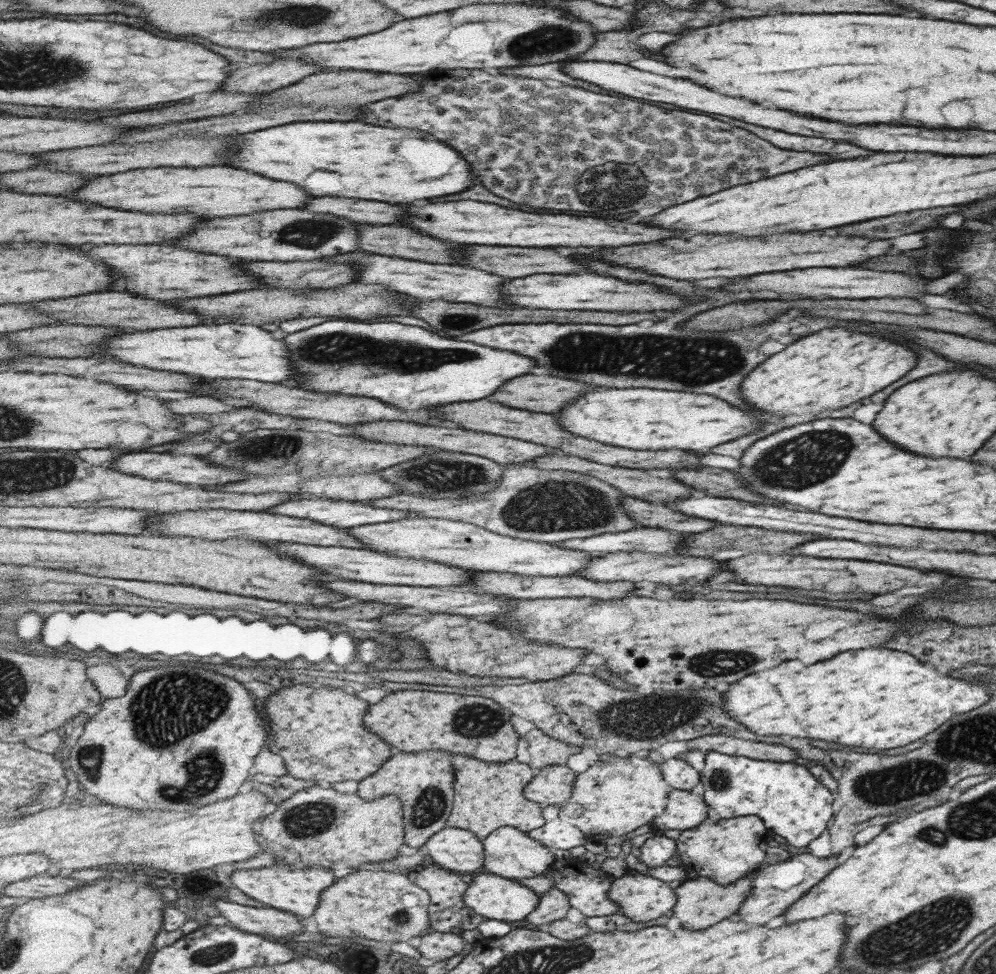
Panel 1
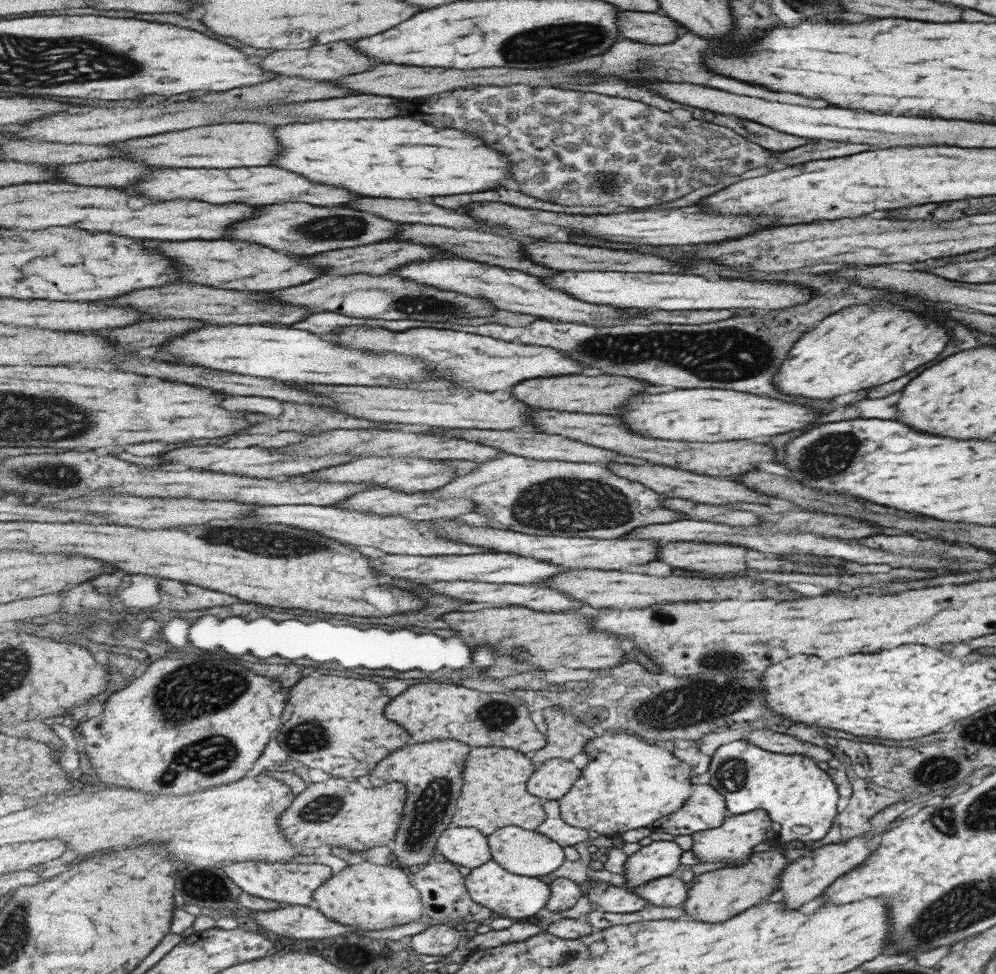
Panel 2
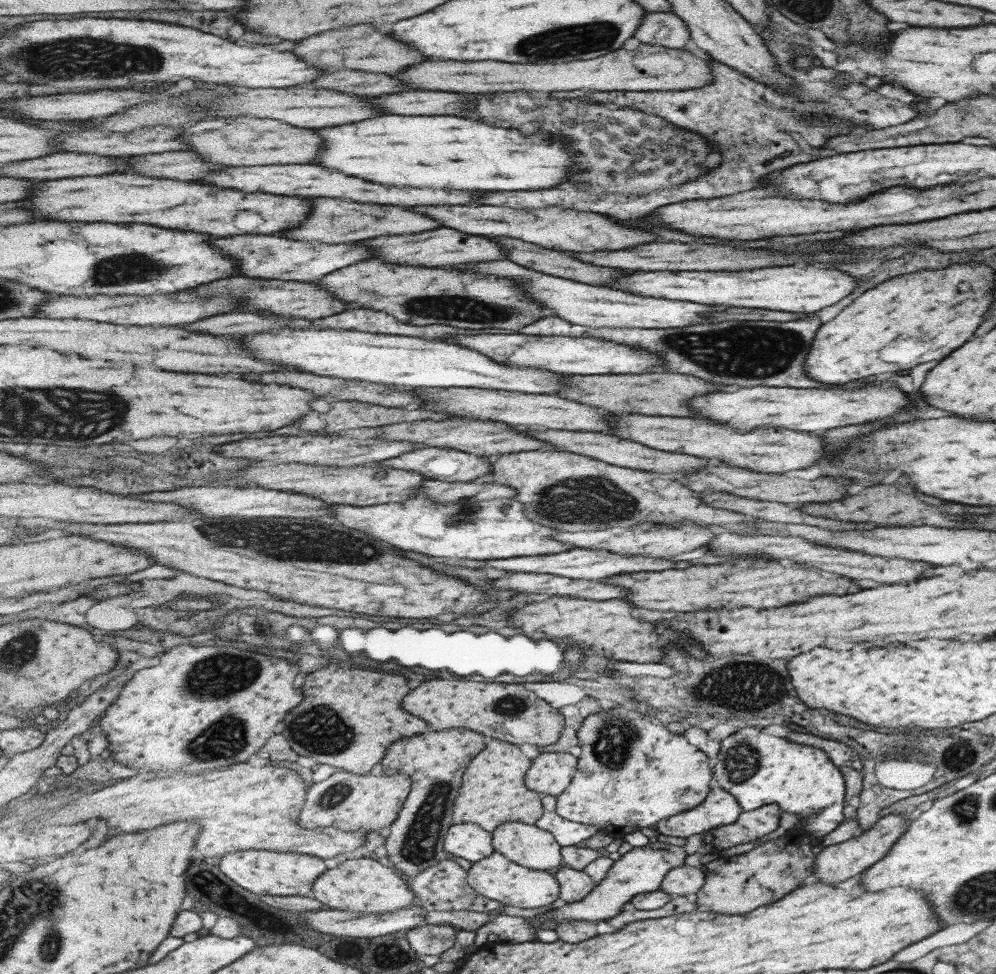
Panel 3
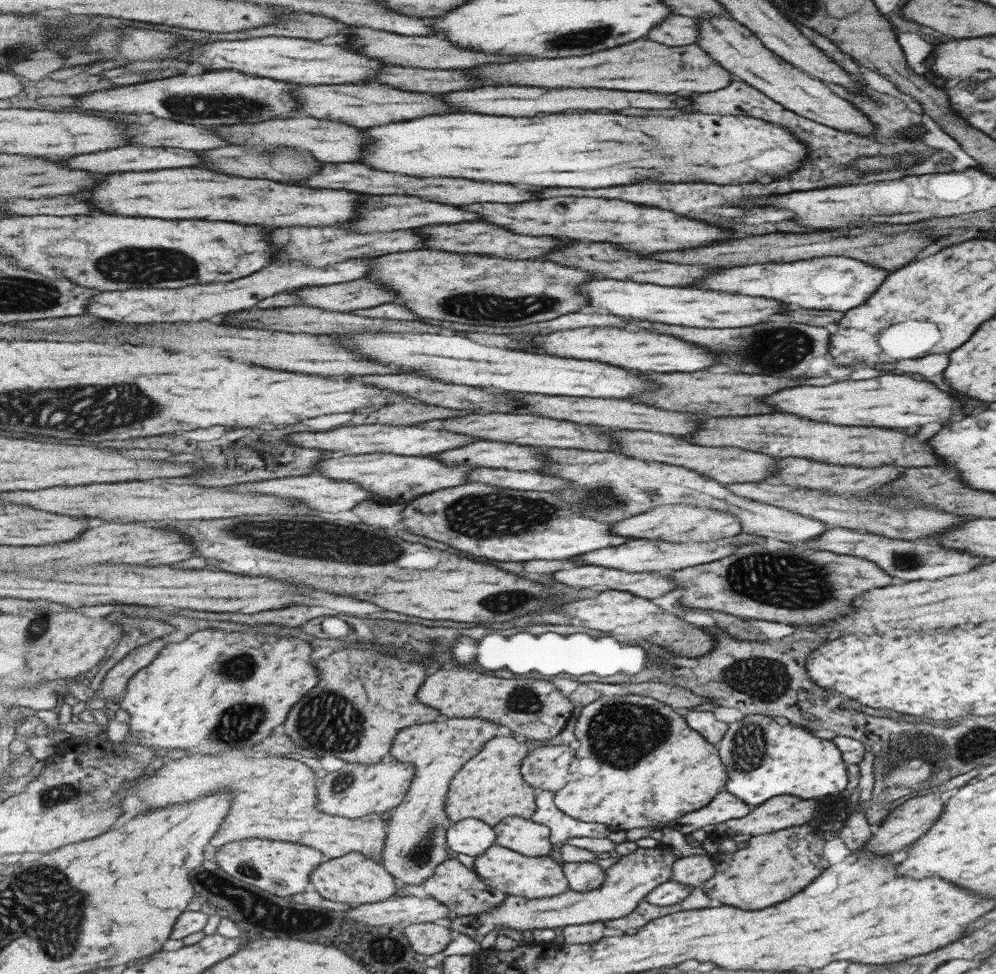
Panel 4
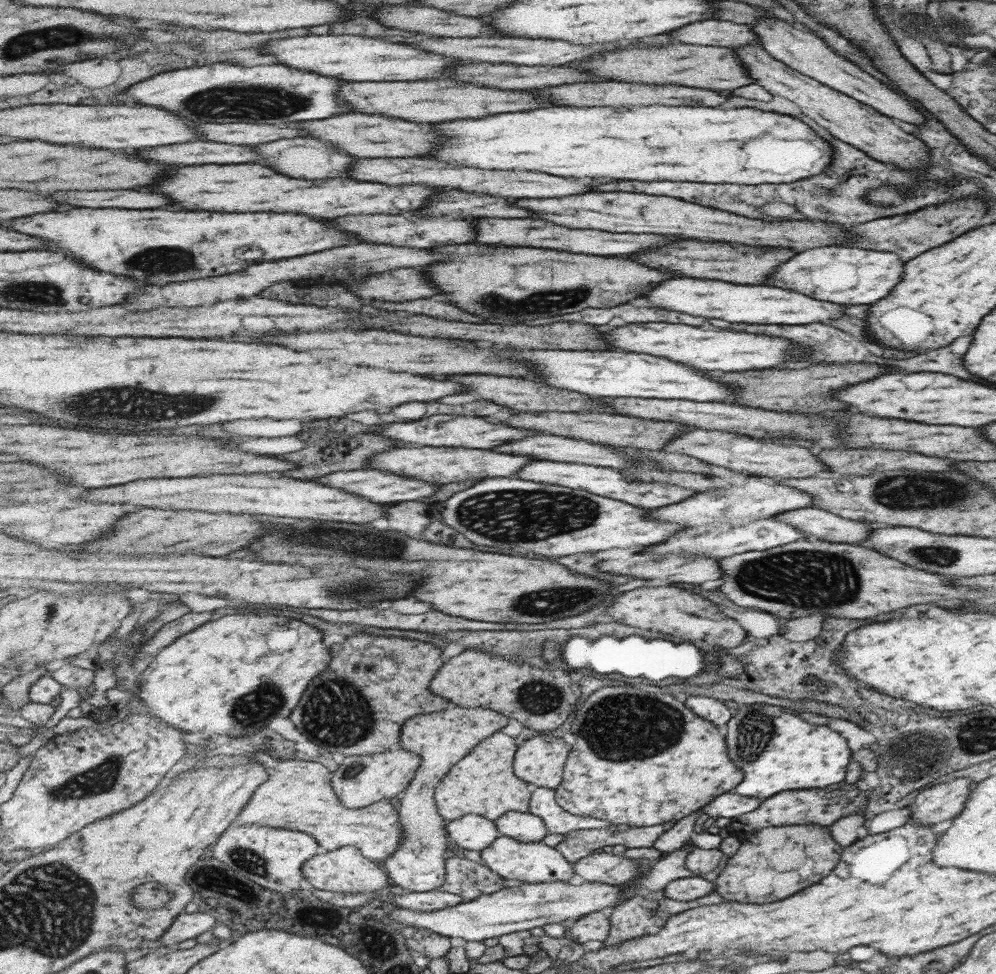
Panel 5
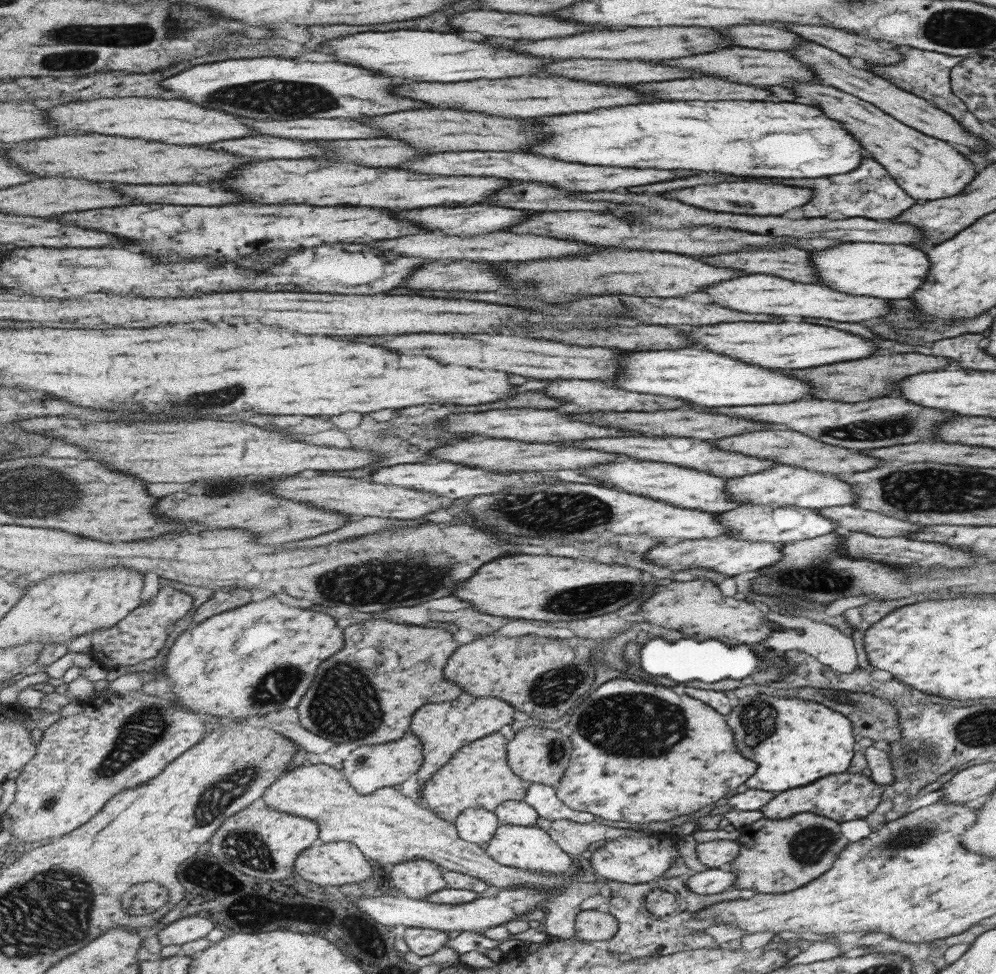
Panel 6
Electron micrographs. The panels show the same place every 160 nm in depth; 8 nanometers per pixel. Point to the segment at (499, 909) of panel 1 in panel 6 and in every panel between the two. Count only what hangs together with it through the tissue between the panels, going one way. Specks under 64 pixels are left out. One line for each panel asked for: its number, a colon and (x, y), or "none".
2: (514, 896)
3: (496, 877)
4: (508, 870)
5: (519, 862)
6: (530, 847)

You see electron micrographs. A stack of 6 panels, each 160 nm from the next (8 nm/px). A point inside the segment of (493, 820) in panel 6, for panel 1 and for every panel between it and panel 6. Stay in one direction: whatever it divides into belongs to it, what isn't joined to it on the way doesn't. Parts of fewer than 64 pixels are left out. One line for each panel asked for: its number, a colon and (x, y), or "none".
1: (456, 849)
2: (466, 845)
3: (470, 841)
4: (471, 836)
5: (472, 832)

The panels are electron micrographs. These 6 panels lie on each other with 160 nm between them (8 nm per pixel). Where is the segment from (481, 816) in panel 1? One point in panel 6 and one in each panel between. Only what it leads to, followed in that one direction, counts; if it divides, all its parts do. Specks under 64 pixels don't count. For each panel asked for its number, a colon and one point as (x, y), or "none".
2: (495, 793)
3: (494, 791)
4: (490, 787)
5: (484, 782)
6: (480, 776)

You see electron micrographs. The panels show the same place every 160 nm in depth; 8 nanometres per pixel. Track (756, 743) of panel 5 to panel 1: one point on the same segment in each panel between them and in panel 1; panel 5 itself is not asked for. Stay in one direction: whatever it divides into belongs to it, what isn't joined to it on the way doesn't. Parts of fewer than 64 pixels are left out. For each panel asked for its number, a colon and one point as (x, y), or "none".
1: (792, 805)
2: (796, 792)
3: (756, 768)
4: (763, 757)

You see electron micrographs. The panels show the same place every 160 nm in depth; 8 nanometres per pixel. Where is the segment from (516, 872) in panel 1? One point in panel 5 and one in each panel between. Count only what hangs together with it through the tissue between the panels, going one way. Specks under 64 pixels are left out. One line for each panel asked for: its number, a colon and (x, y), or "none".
2: (525, 852)
3: (529, 845)
4: (530, 838)
5: (524, 826)

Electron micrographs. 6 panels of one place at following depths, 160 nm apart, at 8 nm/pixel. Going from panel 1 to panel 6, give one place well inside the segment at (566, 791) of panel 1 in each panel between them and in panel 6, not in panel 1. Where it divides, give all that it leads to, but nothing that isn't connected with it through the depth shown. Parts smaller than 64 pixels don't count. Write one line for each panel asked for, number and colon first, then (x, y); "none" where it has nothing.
2: (555, 778)
3: (552, 773)
4: (548, 767)
5: (541, 761)
6: (538, 754)

